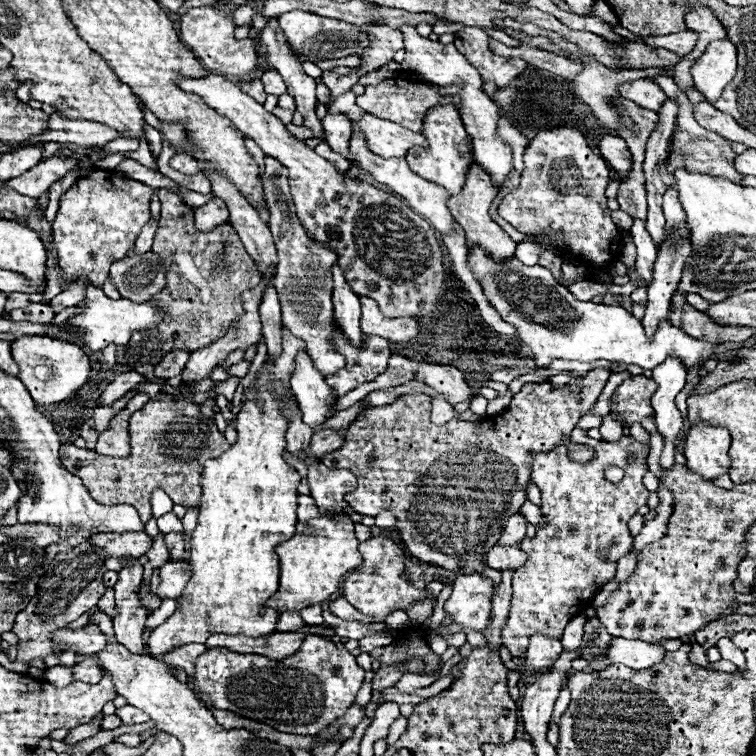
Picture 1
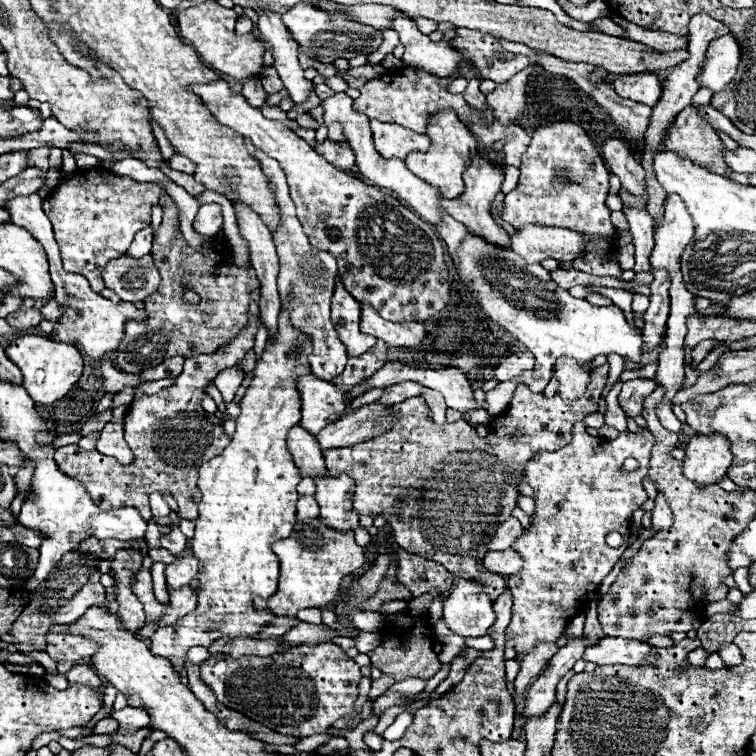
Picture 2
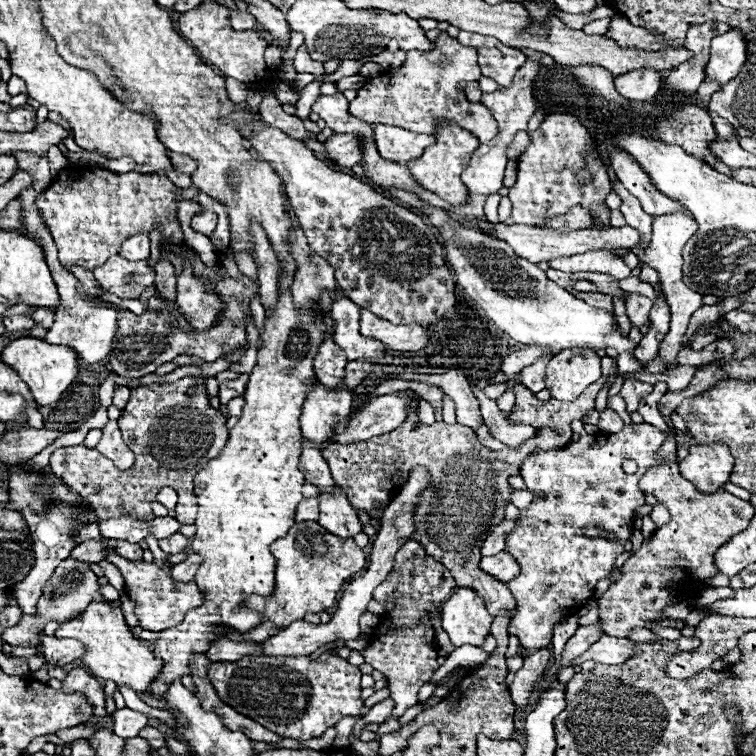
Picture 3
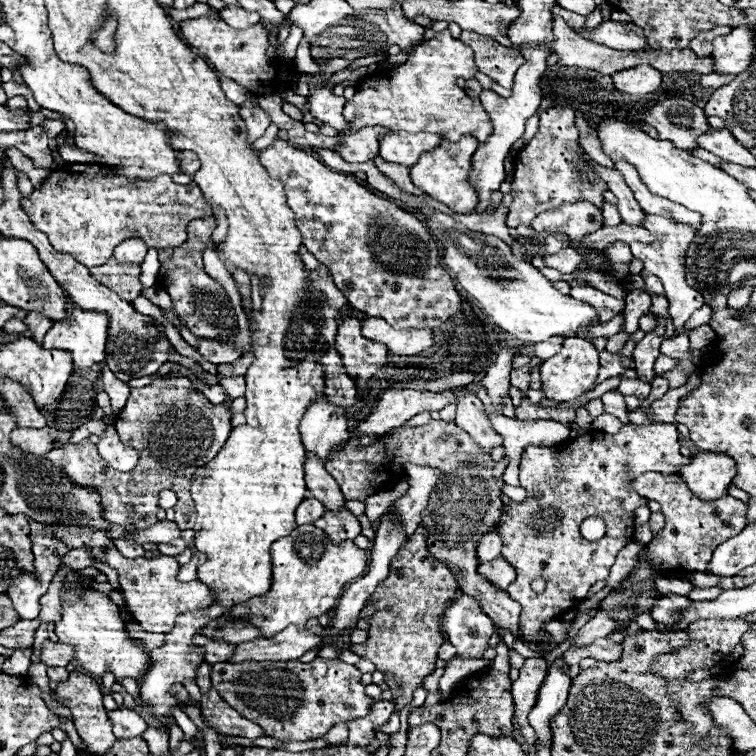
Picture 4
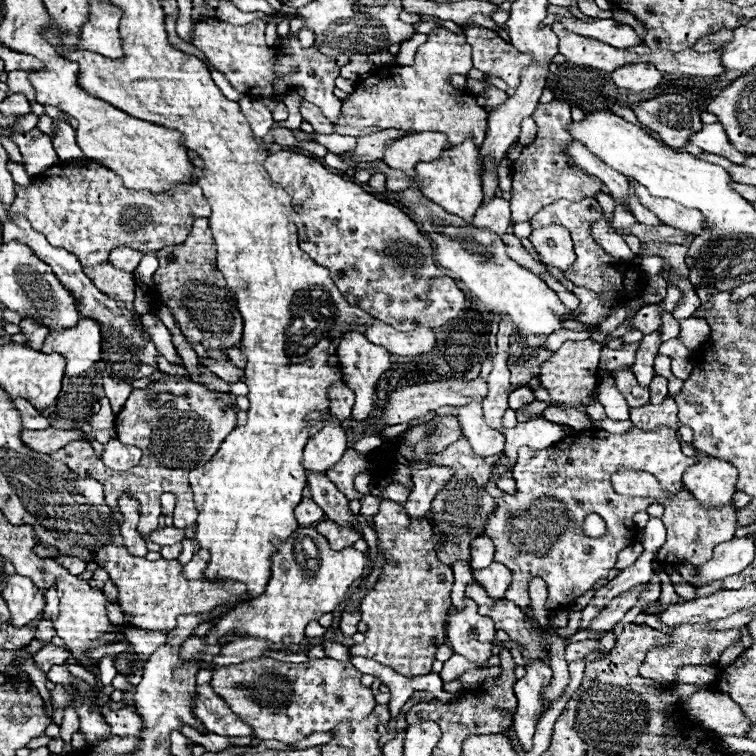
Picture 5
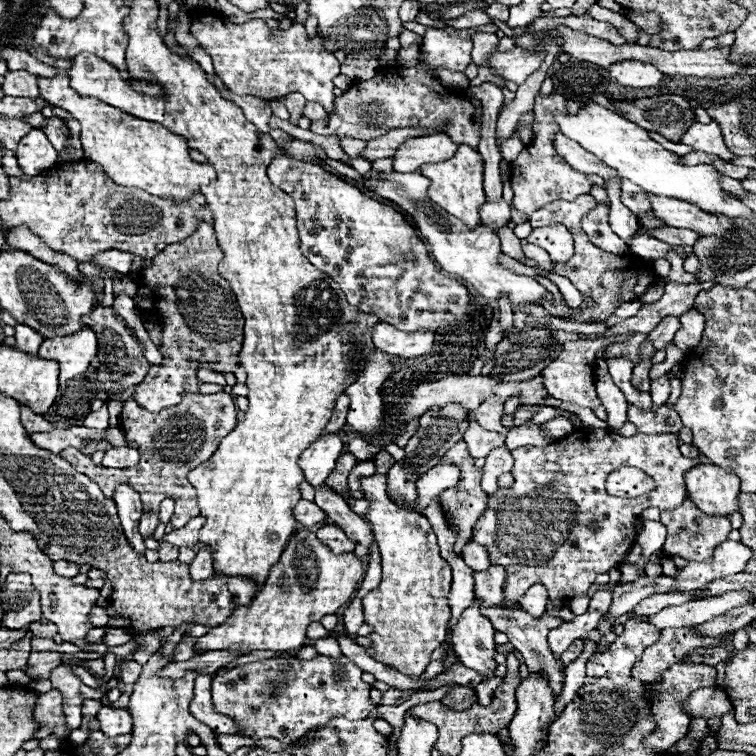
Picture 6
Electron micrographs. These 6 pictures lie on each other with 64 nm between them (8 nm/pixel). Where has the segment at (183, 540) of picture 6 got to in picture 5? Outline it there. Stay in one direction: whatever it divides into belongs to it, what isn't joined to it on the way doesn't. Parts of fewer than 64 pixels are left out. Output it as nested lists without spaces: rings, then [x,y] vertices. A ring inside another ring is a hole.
[[[164,526],[164,528],[156,528],[154,532],[150,534],[144,534],[142,538],[146,542],[156,542],[160,546],[166,546],[166,544],[176,544],[176,542],[182,542],[182,538],[194,538],[194,526],[186,528],[186,530],[180,530],[180,528],[174,528],[174,526]]]

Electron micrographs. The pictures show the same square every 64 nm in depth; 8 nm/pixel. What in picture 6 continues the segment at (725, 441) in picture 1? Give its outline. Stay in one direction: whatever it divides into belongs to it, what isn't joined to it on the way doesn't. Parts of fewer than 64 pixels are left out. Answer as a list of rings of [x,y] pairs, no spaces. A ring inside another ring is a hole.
[[[712,462],[700,464],[684,474],[688,496],[694,504],[714,516],[730,516],[738,510],[738,478]]]

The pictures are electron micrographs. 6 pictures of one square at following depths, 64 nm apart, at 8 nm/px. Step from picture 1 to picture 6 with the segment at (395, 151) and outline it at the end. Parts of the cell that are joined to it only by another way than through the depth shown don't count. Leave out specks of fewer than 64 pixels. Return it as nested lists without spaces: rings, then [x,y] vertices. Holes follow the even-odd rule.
[[[442,132],[410,138],[392,156],[392,166],[396,172],[418,172],[422,164],[434,164],[452,158],[456,148],[458,144],[454,144]]]

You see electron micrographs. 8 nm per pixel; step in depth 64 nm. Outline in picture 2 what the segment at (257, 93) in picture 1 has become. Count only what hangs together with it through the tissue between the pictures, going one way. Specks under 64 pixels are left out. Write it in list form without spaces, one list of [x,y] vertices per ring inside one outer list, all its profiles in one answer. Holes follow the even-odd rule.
[[[256,78],[250,79],[243,84],[242,94],[250,102],[250,105],[256,108],[261,108],[268,97],[261,81]]]

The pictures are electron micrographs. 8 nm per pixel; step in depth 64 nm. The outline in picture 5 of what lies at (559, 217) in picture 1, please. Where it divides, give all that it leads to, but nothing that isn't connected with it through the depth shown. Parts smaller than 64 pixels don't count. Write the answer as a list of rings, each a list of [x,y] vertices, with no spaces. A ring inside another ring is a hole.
[[[552,100],[550,104],[538,104],[532,118],[536,120],[538,134],[534,142],[528,144],[522,150],[520,158],[514,160],[512,164],[514,182],[512,182],[512,200],[510,200],[512,204],[510,224],[515,224],[514,234],[520,239],[529,238],[533,228],[528,220],[532,220],[532,216],[540,212],[544,206],[556,200],[578,202],[580,198],[596,198],[598,192],[602,190],[602,182],[598,178],[592,178],[592,174],[578,170],[578,166],[572,166],[568,154],[564,154],[564,146],[568,146],[568,142],[574,140],[572,134],[568,134],[568,124],[572,122],[570,104],[560,100]]]

